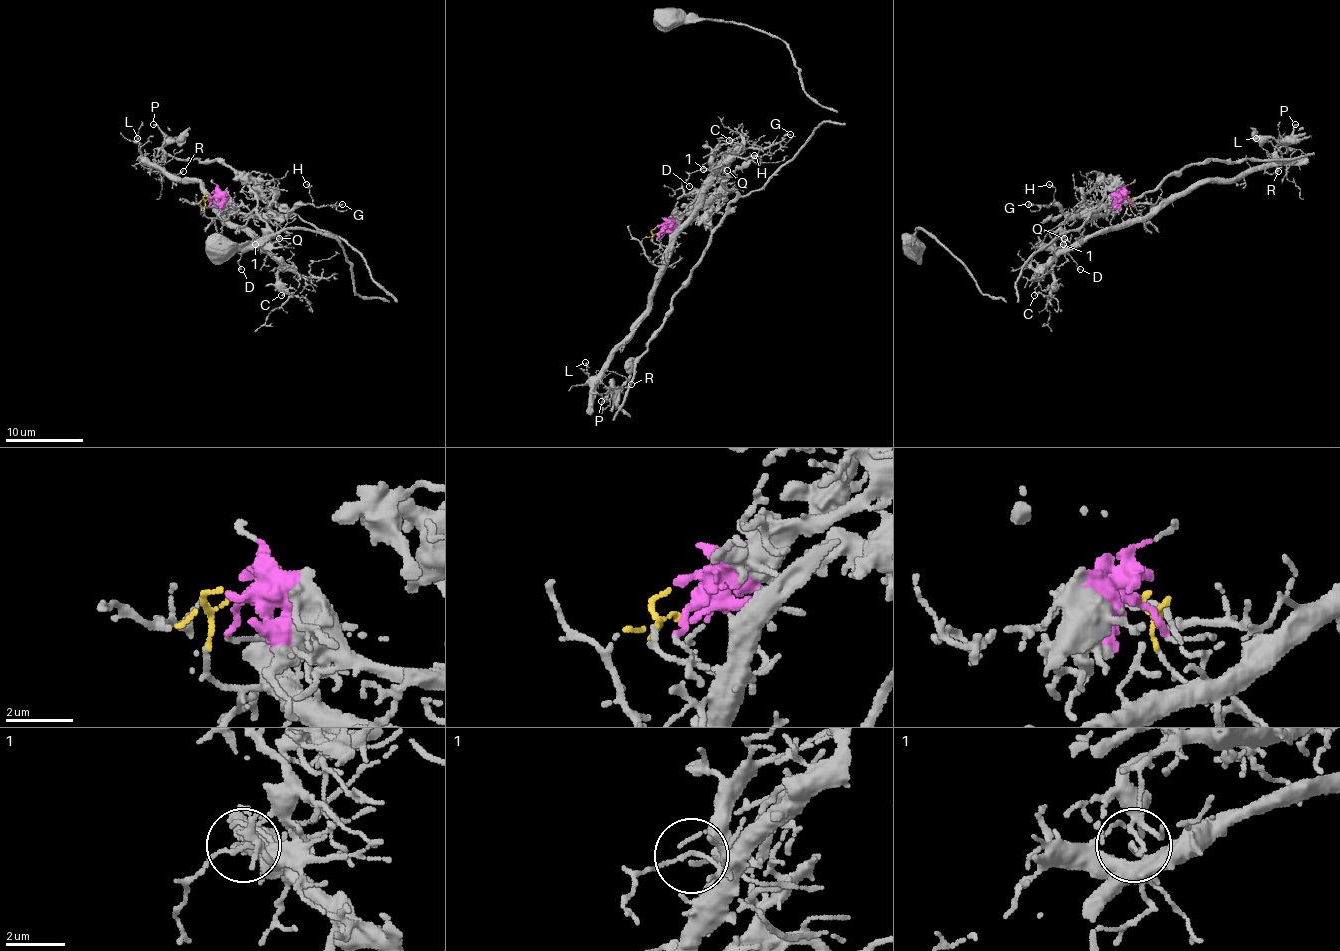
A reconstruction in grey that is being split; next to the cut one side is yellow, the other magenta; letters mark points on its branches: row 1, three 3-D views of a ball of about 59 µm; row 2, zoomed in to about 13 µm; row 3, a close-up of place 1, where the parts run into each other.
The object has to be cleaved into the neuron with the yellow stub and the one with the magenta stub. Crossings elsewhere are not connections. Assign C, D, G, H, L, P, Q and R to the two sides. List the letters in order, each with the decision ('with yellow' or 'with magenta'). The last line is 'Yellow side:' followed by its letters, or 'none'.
C: with yellow
D: with yellow
G: with magenta
H: with magenta
L: with yellow
P: with magenta
Q: with magenta
R: with yellow
Yellow side: C, D, L, R

